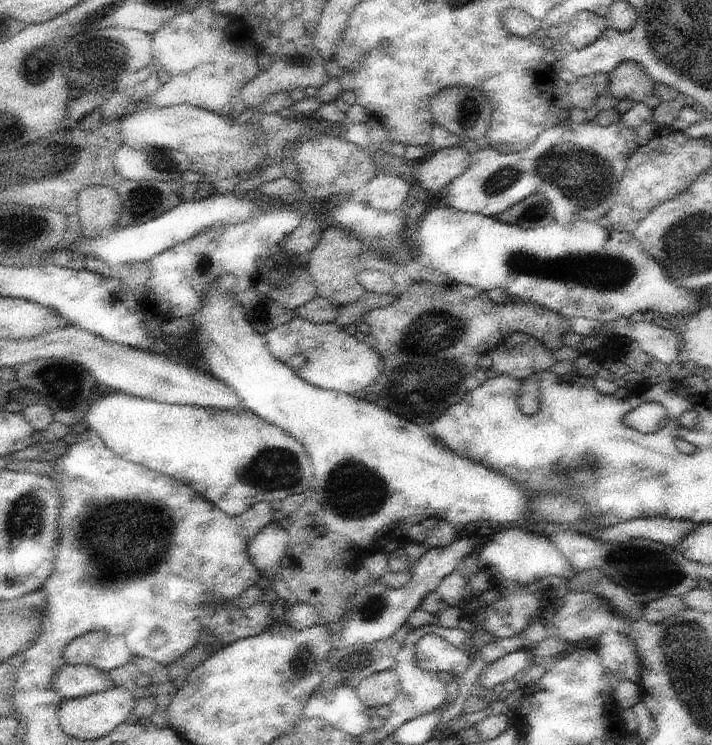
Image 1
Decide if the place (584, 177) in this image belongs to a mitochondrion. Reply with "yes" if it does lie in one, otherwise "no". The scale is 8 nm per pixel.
yes

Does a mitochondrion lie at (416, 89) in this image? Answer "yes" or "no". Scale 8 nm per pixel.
no

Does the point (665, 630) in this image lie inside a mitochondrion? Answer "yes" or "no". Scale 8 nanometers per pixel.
yes

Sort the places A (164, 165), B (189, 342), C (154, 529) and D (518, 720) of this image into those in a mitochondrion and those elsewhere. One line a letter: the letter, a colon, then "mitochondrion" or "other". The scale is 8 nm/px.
A: mitochondrion
B: other
C: mitochondrion
D: other

